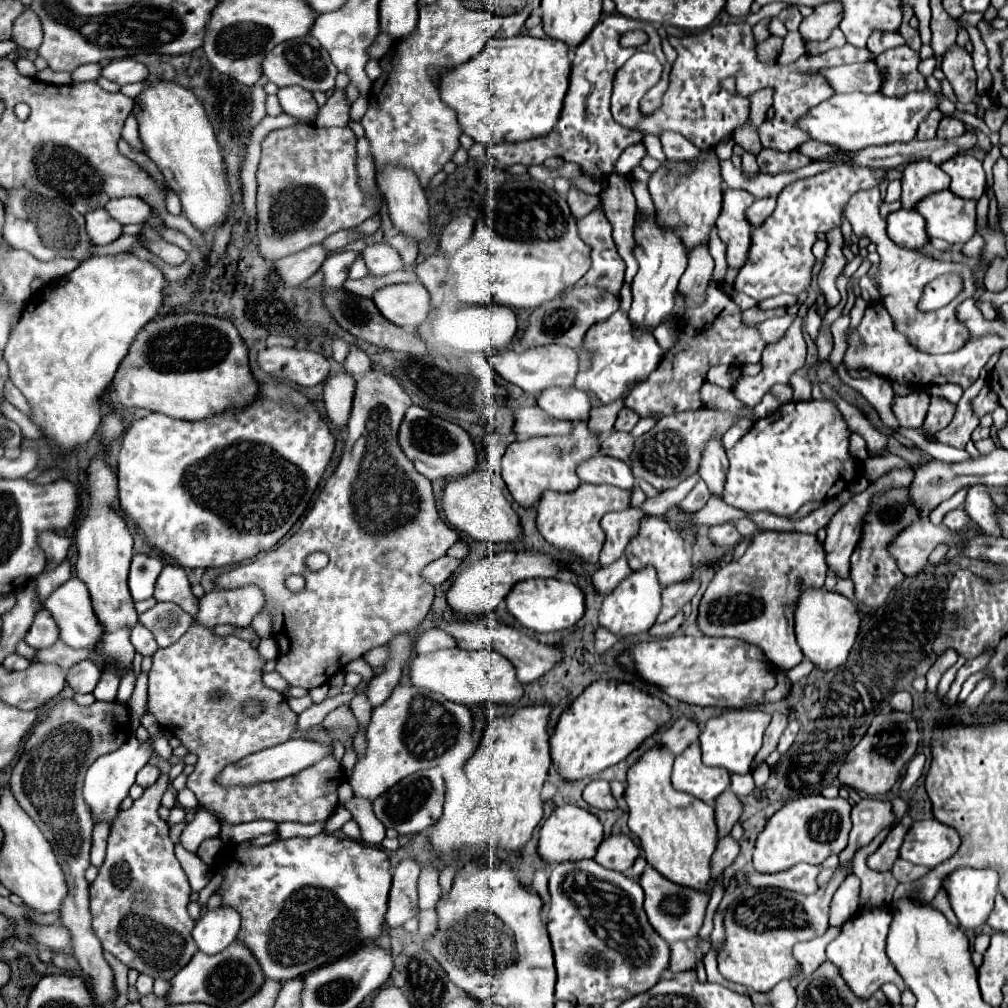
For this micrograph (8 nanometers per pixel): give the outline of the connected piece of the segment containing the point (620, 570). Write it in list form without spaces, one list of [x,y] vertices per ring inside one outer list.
[[[626,556],[618,558],[616,562],[608,564],[608,566],[600,566],[594,574],[592,574],[592,580],[594,580],[594,586],[600,594],[608,594],[612,592],[624,578],[628,578],[628,574],[632,574],[632,568],[628,566],[628,560]]]

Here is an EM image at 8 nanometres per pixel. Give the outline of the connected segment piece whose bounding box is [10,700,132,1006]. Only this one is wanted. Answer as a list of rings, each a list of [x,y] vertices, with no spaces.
[[[58,700],[40,722],[30,730],[24,750],[12,770],[10,788],[20,806],[44,832],[46,840],[52,844],[58,864],[64,870],[68,894],[62,900],[60,924],[70,932],[72,954],[76,956],[84,976],[92,980],[92,992],[100,1006],[108,1002],[114,990],[114,972],[104,958],[104,948],[92,930],[90,896],[88,882],[84,878],[90,866],[90,846],[92,846],[92,818],[88,818],[88,806],[82,802],[80,786],[88,766],[102,754],[118,750],[132,734],[128,704],[122,702],[94,702],[90,706],[80,706],[74,700]]]

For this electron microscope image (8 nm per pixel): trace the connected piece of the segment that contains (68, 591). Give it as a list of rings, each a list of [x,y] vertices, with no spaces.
[[[72,576],[66,584],[62,584],[60,588],[56,588],[48,596],[48,600],[44,602],[44,608],[48,608],[50,614],[54,616],[56,624],[58,624],[58,630],[60,630],[60,638],[68,646],[72,646],[76,650],[86,648],[92,654],[98,650],[100,638],[104,634],[104,628],[102,628],[102,624],[98,622],[98,618],[94,614],[94,608],[92,608],[92,602],[90,602],[90,594],[88,594],[88,588],[86,588],[84,582],[80,582],[76,576]]]

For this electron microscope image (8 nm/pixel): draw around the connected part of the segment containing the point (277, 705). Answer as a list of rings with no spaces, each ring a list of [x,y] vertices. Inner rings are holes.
[[[192,624],[190,630],[176,644],[158,648],[154,654],[148,674],[150,712],[156,716],[164,730],[170,730],[182,742],[182,746],[198,756],[194,772],[188,776],[188,788],[196,794],[202,806],[220,814],[226,822],[324,822],[338,806],[340,786],[326,782],[344,778],[342,762],[336,760],[332,754],[308,766],[300,774],[274,782],[262,782],[256,786],[234,790],[224,790],[214,782],[214,776],[220,774],[224,766],[258,750],[286,742],[296,732],[298,714],[292,712],[284,694],[264,686],[262,664],[264,658],[250,642],[238,636],[216,638],[212,630]],[[216,690],[224,692],[220,700],[212,700],[212,694]],[[250,698],[264,702],[264,712],[258,718],[248,718],[242,712],[242,702]]]

